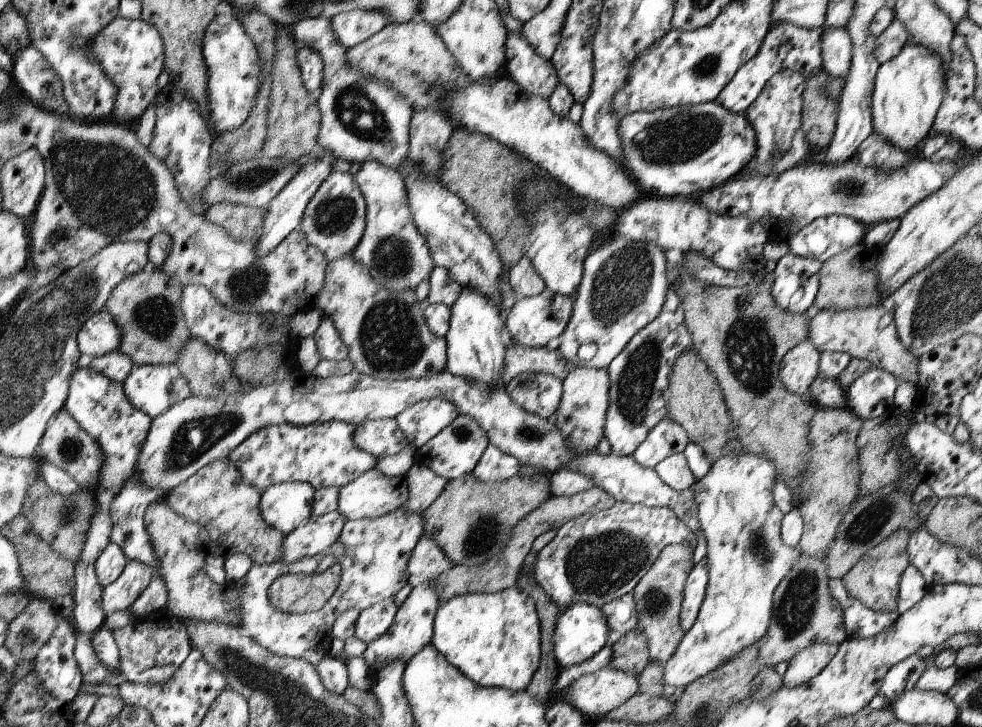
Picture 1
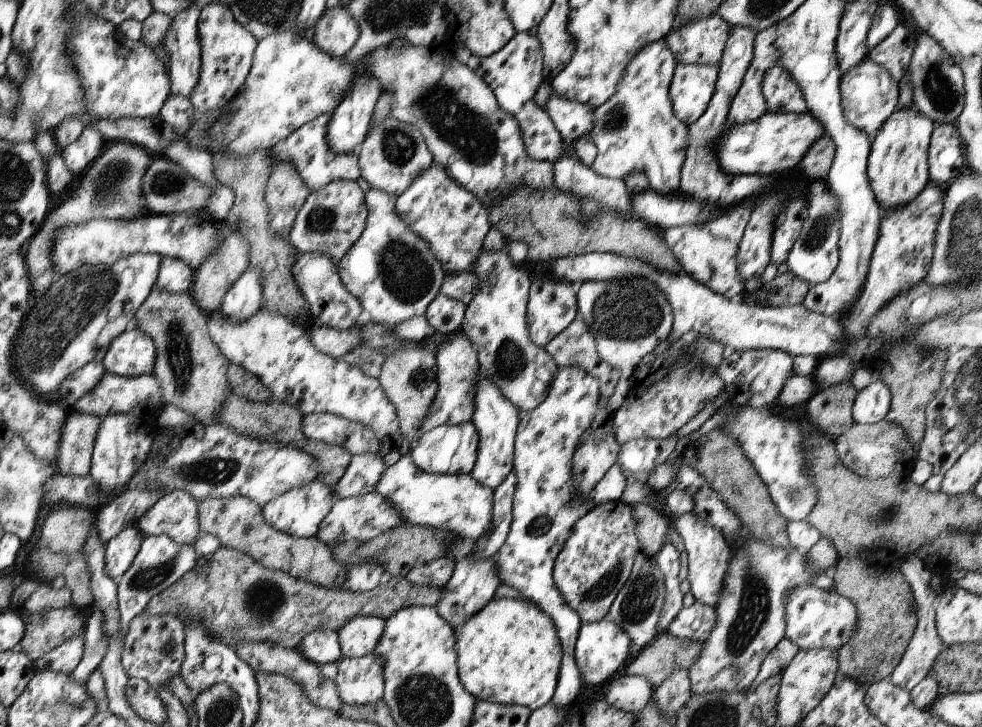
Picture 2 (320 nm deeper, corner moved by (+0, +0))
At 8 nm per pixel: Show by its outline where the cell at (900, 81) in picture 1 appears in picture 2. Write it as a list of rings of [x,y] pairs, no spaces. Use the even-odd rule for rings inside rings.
[[[914,106],[896,108],[873,138],[867,171],[870,188],[882,210],[908,205],[930,184],[927,158],[935,125],[931,118],[916,111]]]

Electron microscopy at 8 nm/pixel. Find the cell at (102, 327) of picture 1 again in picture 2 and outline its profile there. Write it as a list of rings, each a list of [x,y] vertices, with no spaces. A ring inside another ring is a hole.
[[[130,327],[111,343],[102,365],[115,375],[141,377],[153,374],[157,357],[154,338]]]

